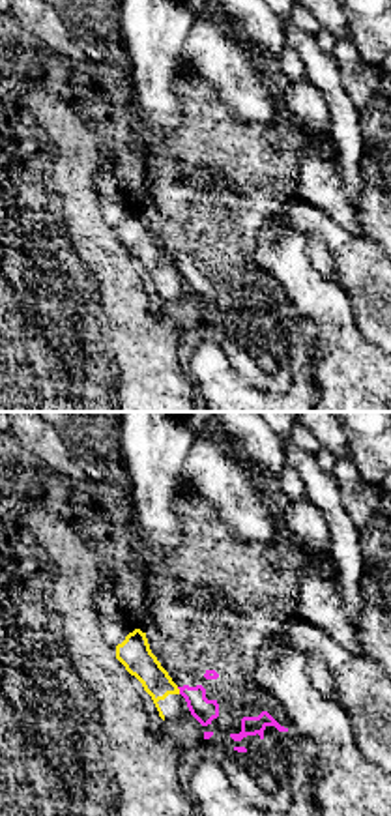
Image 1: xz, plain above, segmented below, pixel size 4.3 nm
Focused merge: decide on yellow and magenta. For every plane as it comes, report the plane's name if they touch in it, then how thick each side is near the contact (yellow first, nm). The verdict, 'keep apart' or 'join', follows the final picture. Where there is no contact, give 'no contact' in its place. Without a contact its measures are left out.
xz | 140/100 nm

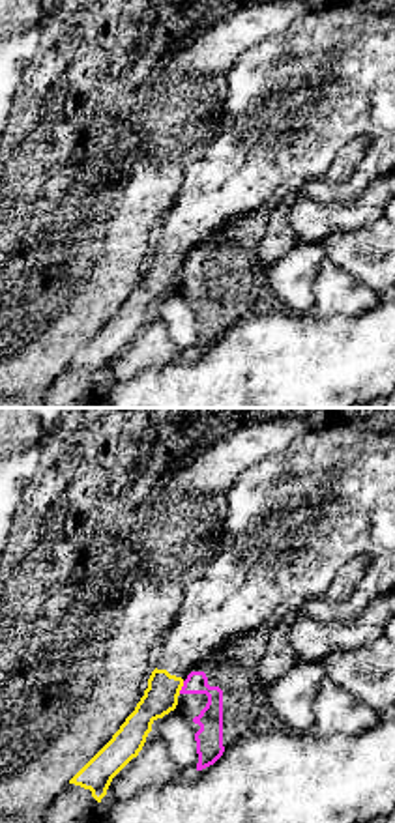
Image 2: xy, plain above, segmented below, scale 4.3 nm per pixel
xy | 150/110 nm

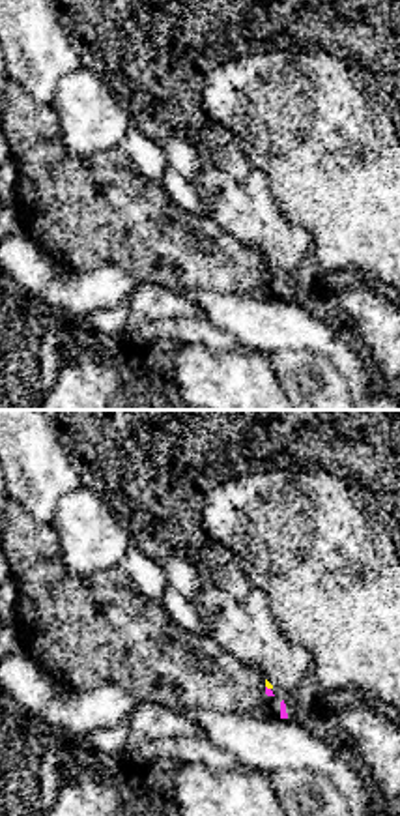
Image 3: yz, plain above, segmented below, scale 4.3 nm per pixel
yz | 20/30 nm

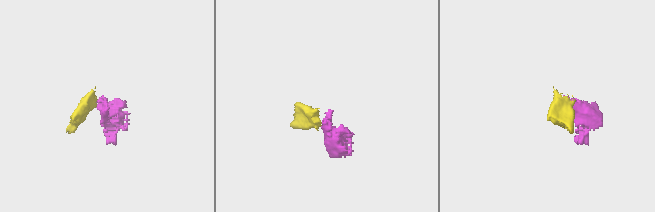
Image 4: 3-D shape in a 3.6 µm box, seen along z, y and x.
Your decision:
keep apart

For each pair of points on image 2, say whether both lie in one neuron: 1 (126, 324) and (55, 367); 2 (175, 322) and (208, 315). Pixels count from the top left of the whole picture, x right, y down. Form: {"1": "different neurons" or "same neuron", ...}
{"1": "different neurons", "2": "different neurons"}

